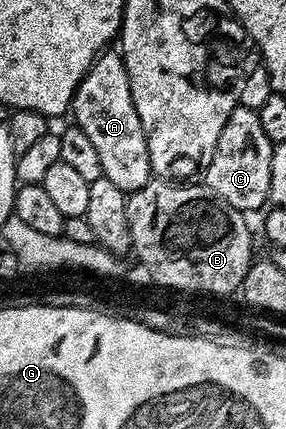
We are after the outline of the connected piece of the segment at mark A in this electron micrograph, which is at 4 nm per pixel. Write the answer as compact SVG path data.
M104 51L95 58L89 71L81 79L70 112L75 113L74 124L97 146L103 177L125 194L136 193L153 180L149 163L149 147L137 107L133 107L133 91L129 91L129 75L125 71L122 52Z

